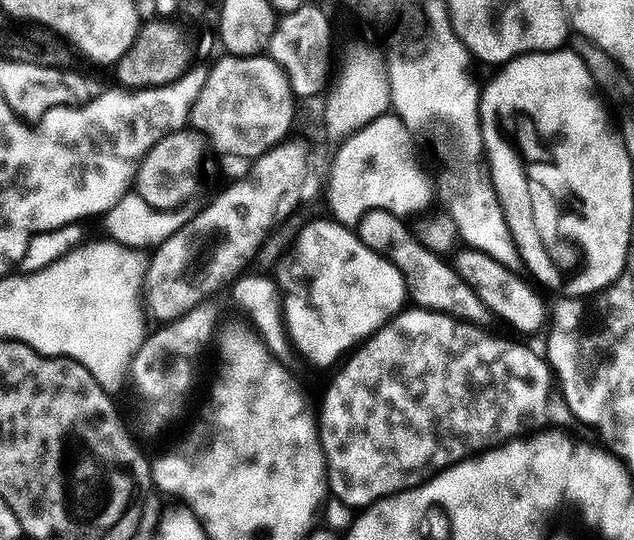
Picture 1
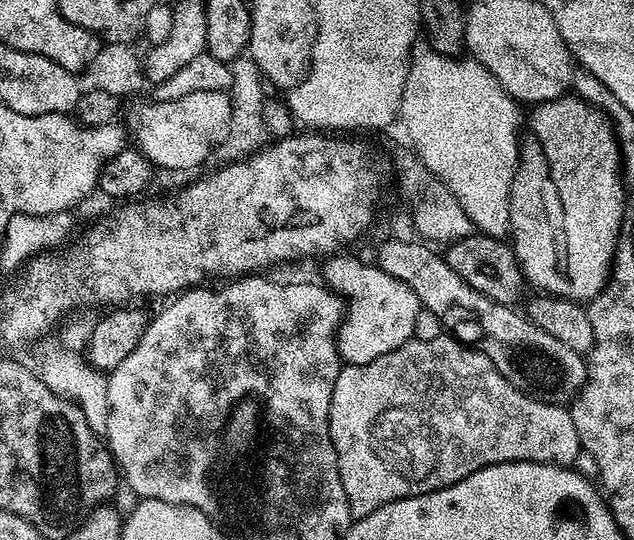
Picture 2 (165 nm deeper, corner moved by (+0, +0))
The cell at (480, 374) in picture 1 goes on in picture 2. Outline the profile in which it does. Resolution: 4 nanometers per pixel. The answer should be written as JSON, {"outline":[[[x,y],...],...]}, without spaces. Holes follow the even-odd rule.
{"outline":[[[451,335],[448,336],[432,336],[429,340],[413,338],[402,346],[398,346],[398,350],[390,350],[390,354],[382,354],[382,358],[374,358],[374,362],[349,364],[341,367],[338,378],[334,382],[328,429],[338,462],[338,474],[342,478],[342,490],[346,490],[346,502],[350,506],[353,517],[359,518],[374,514],[374,510],[395,500],[421,496],[427,492],[437,492],[446,486],[454,486],[458,482],[462,482],[462,478],[466,478],[486,466],[494,466],[502,462],[538,462],[539,464],[561,466],[572,466],[577,463],[575,461],[576,455],[581,455],[582,452],[580,439],[578,438],[578,430],[574,430],[574,418],[571,411],[565,405],[548,404],[545,400],[538,400],[535,396],[529,396],[528,393],[518,390],[498,371],[486,353],[453,338]]]}

